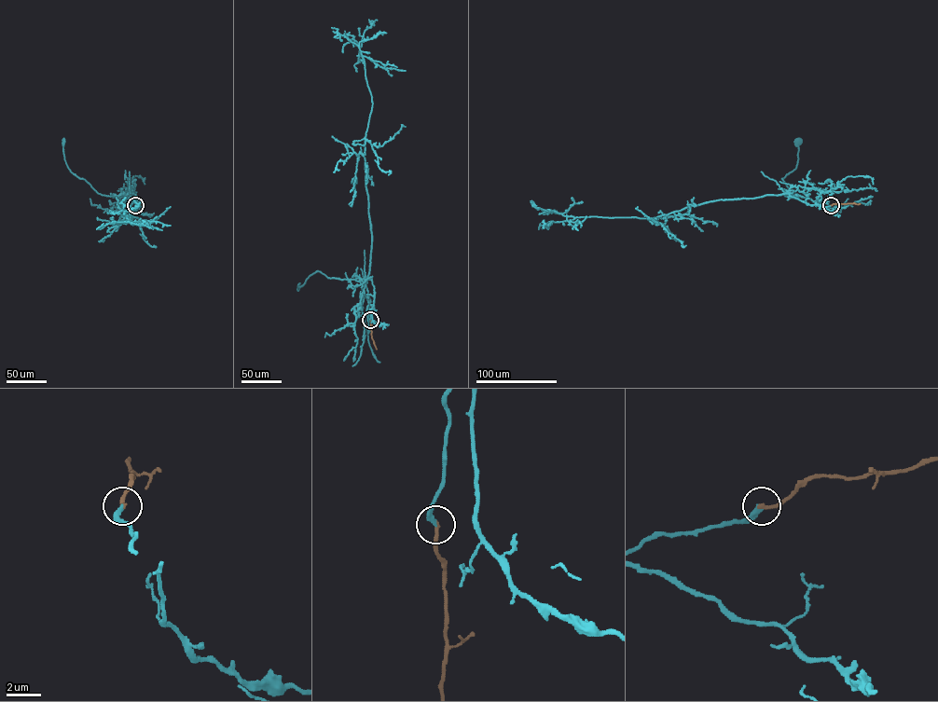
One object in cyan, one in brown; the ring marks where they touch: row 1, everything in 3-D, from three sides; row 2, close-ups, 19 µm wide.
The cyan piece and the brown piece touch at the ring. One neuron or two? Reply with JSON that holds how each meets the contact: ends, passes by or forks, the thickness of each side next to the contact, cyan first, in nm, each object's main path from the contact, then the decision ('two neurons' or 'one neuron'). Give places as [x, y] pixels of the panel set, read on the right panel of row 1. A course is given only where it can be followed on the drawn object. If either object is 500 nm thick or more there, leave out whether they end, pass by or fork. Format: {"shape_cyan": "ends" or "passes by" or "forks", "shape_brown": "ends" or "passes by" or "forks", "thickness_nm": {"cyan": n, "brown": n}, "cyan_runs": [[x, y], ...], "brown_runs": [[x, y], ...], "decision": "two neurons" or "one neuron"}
{"shape_cyan": "ends", "shape_brown": "ends", "thickness_nm": {"cyan": 280, "brown": 240}, "cyan_runs": [[831, 205], [821, 208], [789, 197], [790, 193], [793, 195], [790, 196], [782, 178], [796, 166], [798, 142]], "brown_runs": [[831, 205], [860, 203]], "decision": "one neuron"}

